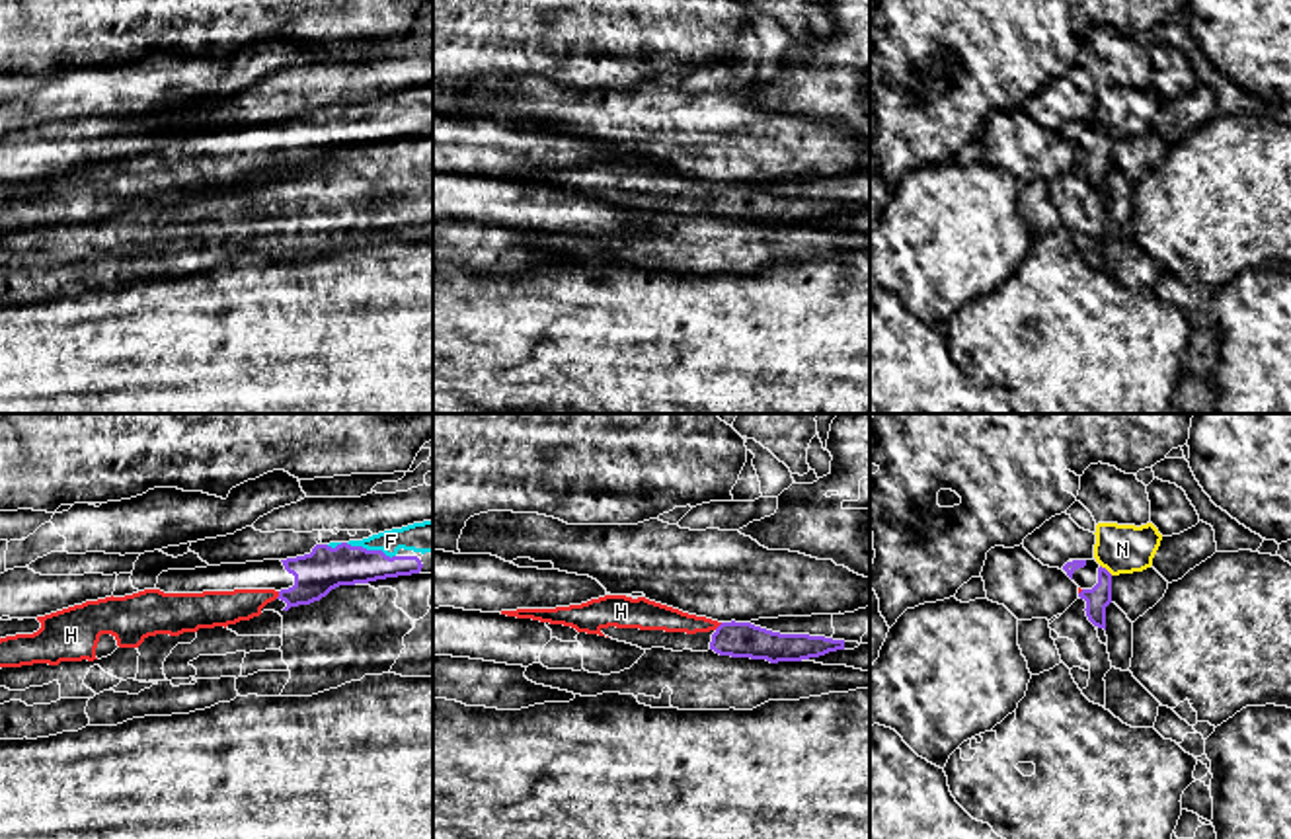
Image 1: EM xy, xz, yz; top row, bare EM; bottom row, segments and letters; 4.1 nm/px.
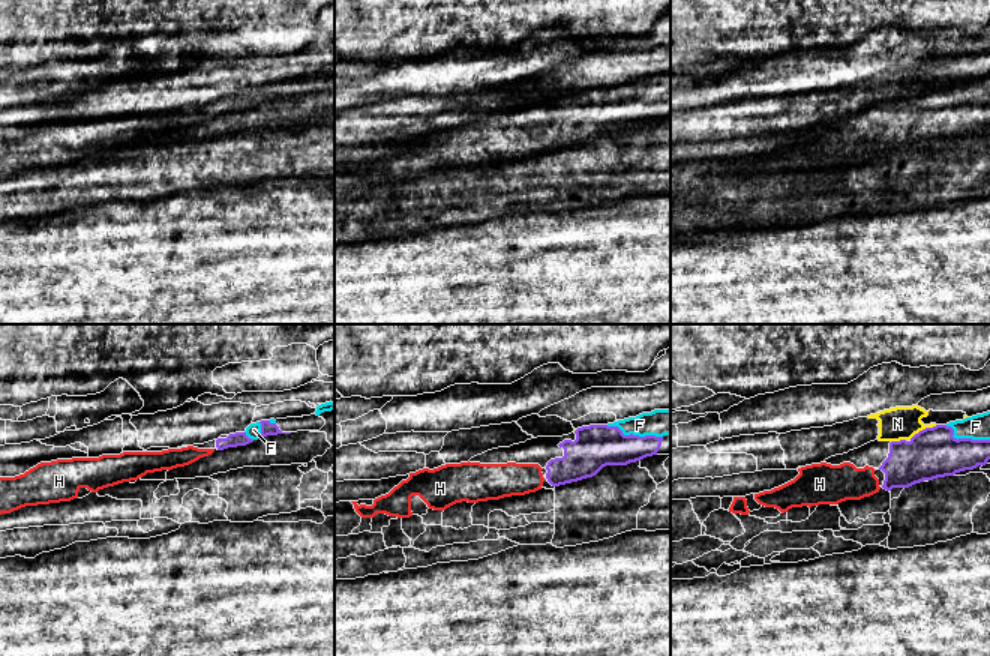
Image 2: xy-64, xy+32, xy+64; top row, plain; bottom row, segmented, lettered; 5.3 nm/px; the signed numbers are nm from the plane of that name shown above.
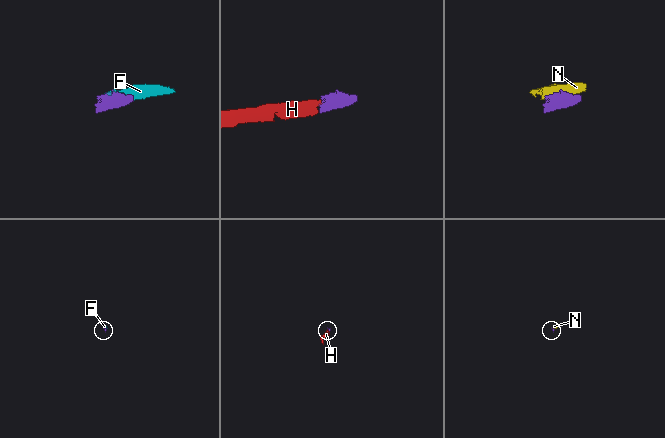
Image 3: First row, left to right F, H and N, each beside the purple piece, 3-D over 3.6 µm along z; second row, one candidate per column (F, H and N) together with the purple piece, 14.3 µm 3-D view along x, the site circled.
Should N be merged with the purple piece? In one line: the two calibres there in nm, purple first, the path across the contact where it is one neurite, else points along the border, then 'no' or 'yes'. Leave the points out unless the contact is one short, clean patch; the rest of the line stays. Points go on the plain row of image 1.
100 nm thick on the purple side, 200 nm on the other; border along yz (1100, 127), (1112, 137); no

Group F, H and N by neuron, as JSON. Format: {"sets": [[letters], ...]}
{"sets": [["F", "H"], ["N"]]}

